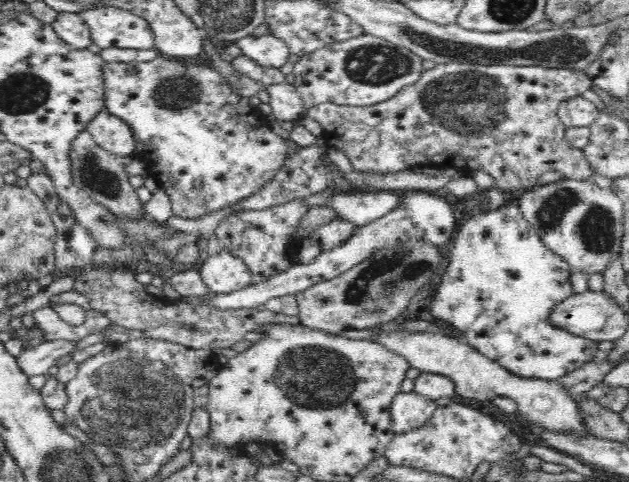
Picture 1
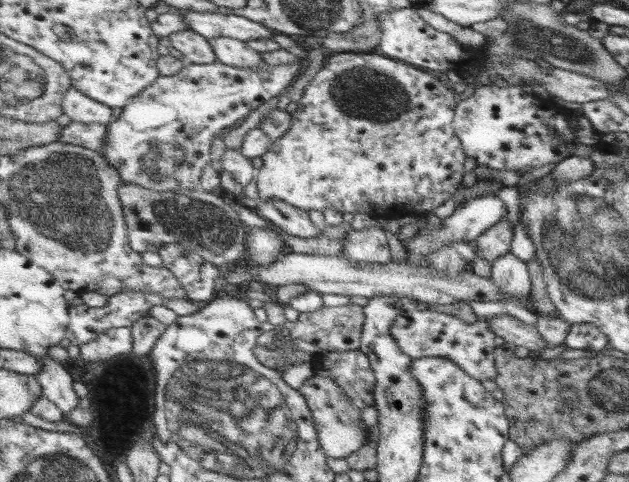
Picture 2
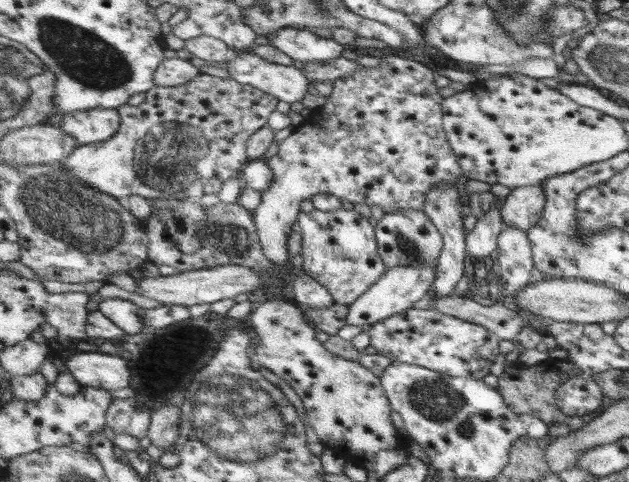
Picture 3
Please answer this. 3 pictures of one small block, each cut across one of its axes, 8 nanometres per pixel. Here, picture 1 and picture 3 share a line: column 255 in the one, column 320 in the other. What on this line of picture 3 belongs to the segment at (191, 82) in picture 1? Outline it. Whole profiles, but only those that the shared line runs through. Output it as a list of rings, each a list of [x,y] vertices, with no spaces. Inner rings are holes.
[[[384,56],[376,68],[361,68],[338,78],[332,93],[322,107],[305,113],[305,124],[319,114],[329,114],[329,128],[298,128],[281,142],[278,153],[267,160],[275,172],[275,181],[262,192],[261,205],[253,212],[263,252],[278,267],[290,266],[289,235],[301,214],[301,202],[320,192],[338,197],[347,206],[378,206],[387,213],[405,209],[423,211],[428,195],[439,184],[457,184],[464,176],[459,157],[455,155],[443,123],[443,96],[435,84],[433,65],[425,66],[411,58]]]

